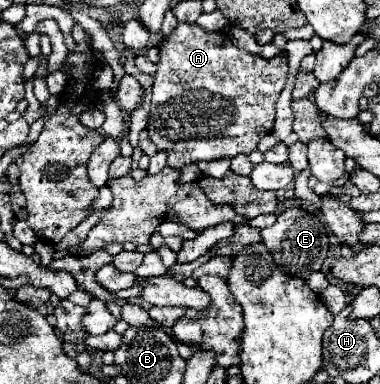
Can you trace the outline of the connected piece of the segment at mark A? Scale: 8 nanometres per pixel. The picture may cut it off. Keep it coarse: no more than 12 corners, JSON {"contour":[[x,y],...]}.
{"contour":[[178,24],[148,136],[170,168],[272,132],[288,56]]}

